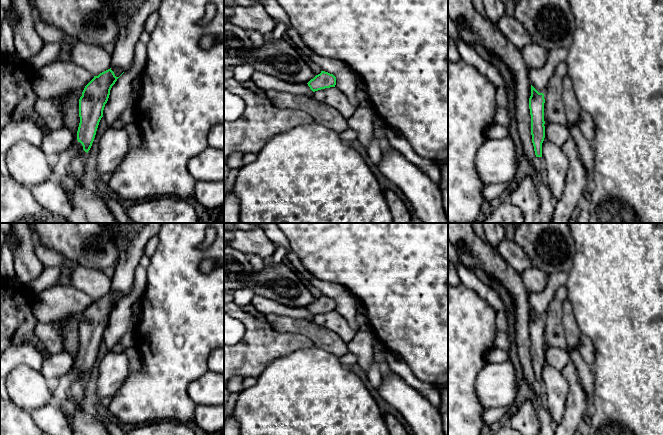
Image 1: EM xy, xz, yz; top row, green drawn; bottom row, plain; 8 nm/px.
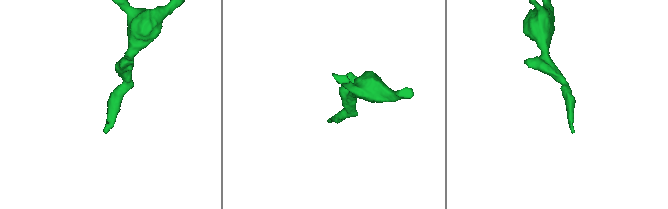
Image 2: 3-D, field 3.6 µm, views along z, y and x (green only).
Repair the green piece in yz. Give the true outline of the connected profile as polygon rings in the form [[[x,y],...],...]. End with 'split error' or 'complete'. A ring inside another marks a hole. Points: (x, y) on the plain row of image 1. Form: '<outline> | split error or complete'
[[[531,309],[529,333],[531,339],[531,359],[536,381],[542,381],[542,367],[545,362],[544,318]]] | complete

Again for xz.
[[[321,295],[320,298],[316,299],[307,308],[310,313],[315,316],[321,313],[335,311],[336,301],[328,296]]] | complete

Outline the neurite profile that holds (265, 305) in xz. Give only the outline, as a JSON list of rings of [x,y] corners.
[[[255,295],[253,297],[251,304],[253,304],[261,313],[265,315],[273,313],[276,315],[305,320],[313,320],[314,317],[307,307],[289,307],[278,301],[259,295]]]

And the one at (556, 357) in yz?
[[[553,347],[545,352],[545,360],[553,368],[562,371],[570,360],[570,356],[566,349]]]

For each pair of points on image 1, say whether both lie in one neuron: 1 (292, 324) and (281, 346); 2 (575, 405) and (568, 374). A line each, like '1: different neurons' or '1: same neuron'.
1: different neurons
2: same neuron

